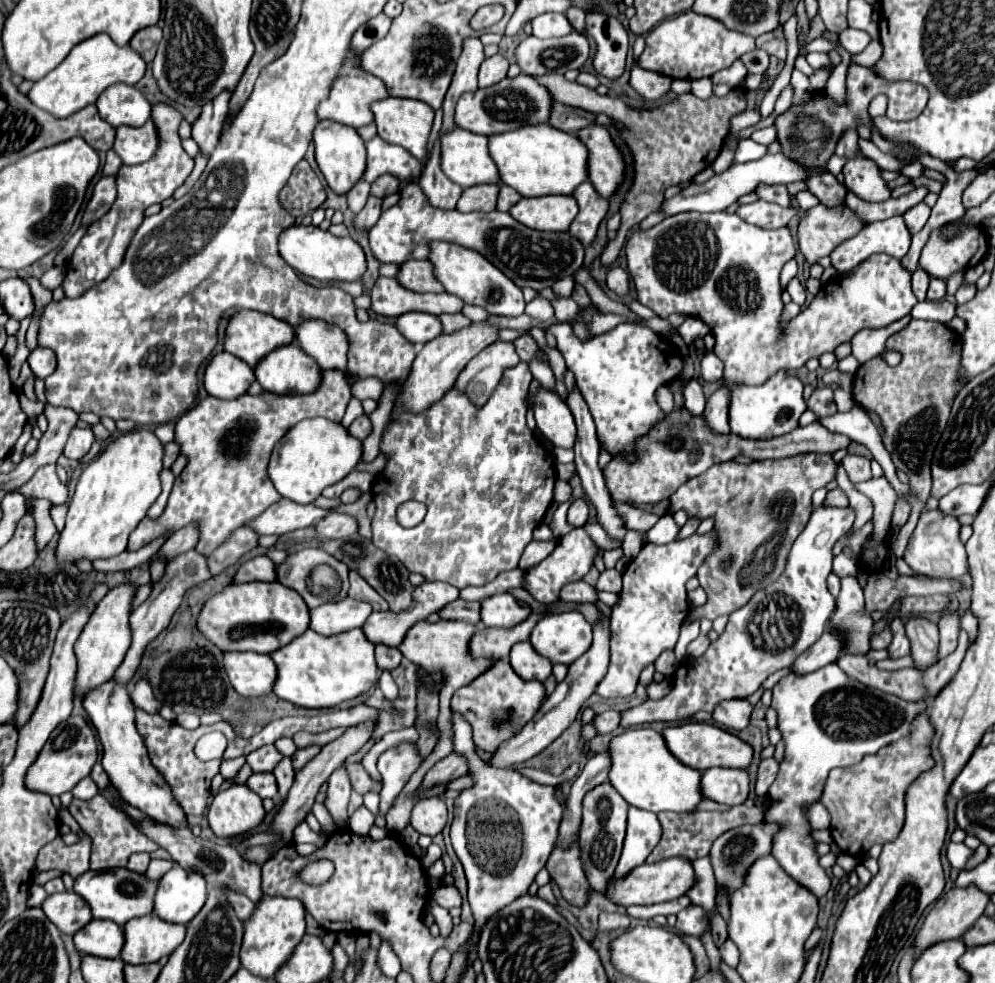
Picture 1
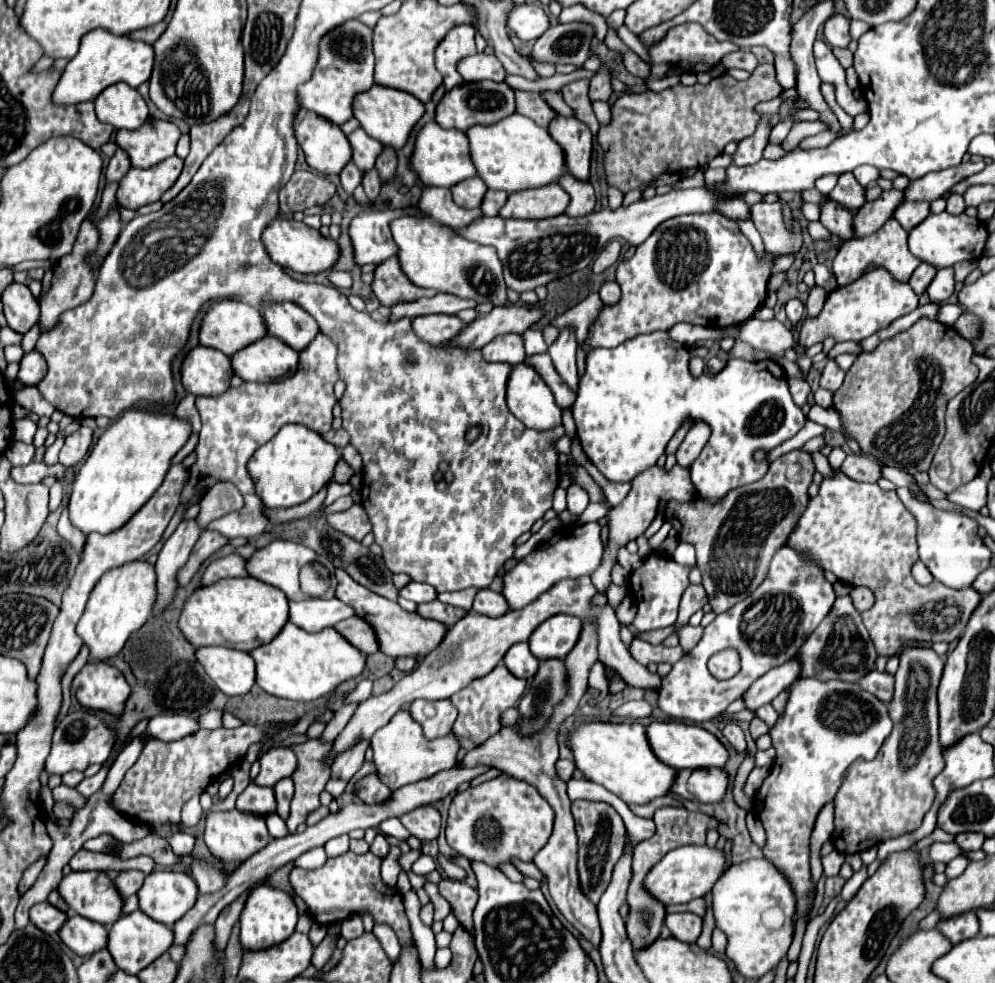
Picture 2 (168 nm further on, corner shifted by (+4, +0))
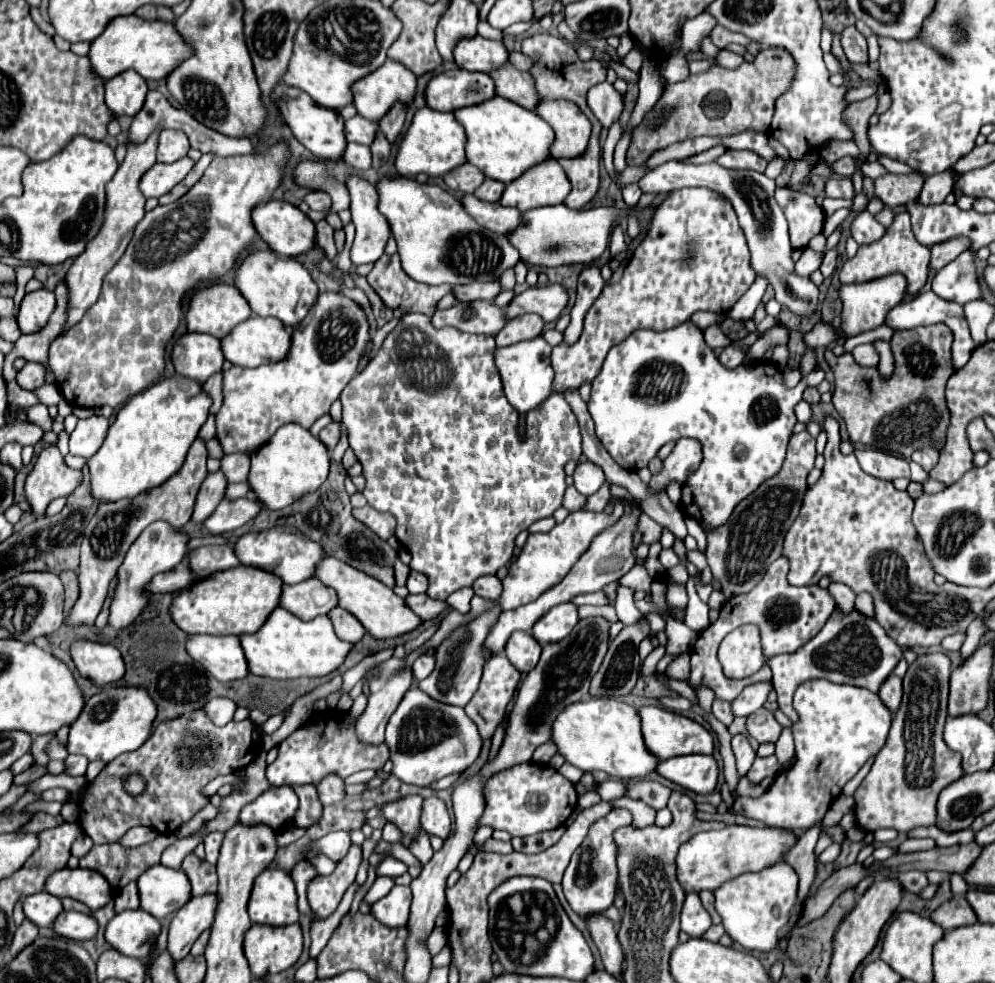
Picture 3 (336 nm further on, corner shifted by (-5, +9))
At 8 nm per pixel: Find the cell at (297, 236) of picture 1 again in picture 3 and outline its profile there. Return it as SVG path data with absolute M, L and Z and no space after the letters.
M270 199L264 203L258 203L252 209L252 225L256 229L256 233L268 243L268 247L278 253L278 255L286 255L286 257L296 257L300 253L306 253L314 247L314 223L292 203L282 201L282 199Z

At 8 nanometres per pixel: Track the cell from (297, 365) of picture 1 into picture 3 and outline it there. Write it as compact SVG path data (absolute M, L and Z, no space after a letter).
M250 317L236 325L226 337L220 339L224 359L230 361L232 365L240 367L258 367L264 363L274 363L286 357L288 347L290 347L290 333L282 325L282 321L274 317Z

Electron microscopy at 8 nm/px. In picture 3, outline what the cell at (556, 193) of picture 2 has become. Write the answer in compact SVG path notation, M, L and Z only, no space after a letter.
M548 159L522 173L522 177L510 181L500 197L500 203L504 207L530 211L536 207L560 205L568 193L570 181L562 173L562 167L556 159Z

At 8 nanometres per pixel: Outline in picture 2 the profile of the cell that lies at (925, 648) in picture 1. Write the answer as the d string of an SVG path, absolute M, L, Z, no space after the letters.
M911 644L905 646L899 654L899 670L895 672L895 696L891 700L891 714L893 714L893 732L883 742L875 760L865 762L857 760L849 766L841 788L833 800L835 804L835 832L831 842L837 852L841 854L859 854L871 846L887 838L897 838L905 832L913 832L921 826L923 816L927 814L929 806L933 804L935 790L933 778L943 770L943 750L939 744L937 732L937 686L943 672L943 660L935 654L931 646Z

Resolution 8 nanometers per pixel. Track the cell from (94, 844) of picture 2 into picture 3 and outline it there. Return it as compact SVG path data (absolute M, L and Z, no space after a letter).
M134 827L134 829L130 829L130 831L120 839L120 843L126 845L126 847L134 847L134 845L138 845L138 843L148 843L148 841L152 841L154 837L158 837L158 833L154 833L154 829Z

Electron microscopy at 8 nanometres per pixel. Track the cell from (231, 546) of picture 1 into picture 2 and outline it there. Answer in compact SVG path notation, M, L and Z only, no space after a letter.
M205 530L205 534L199 536L199 540L197 540L197 544L193 548L193 556L189 558L189 562L185 564L185 568L179 574L179 586L187 586L191 582L191 578L199 572L201 564L207 558L211 558L225 544L229 544L229 540L223 534L219 534L215 530Z

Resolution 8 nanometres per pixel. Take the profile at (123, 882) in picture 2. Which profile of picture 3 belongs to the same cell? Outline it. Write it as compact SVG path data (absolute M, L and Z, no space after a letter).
M136 883L126 885L126 889L122 889L122 893L114 899L114 911L126 911L126 909L138 909L140 901L138 901L138 889Z

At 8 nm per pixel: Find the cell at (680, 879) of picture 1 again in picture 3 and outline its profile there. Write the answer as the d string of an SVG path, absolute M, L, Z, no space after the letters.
M728 825L722 831L698 833L690 841L680 847L676 865L678 865L678 881L686 889L686 893L700 893L704 889L714 891L722 883L730 881L748 871L762 871L764 867L772 867L798 843L798 837L784 829L774 827L750 827L750 825Z

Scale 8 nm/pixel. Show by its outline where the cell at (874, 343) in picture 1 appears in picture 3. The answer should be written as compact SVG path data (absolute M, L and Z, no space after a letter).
M932 291L918 293L916 299L906 299L904 303L896 305L894 309L890 309L890 313L886 317L886 323L890 327L894 327L894 329L912 329L912 327L918 327L918 325L932 325L932 323L944 323L946 327L950 327L950 331L954 335L954 341L952 341L952 365L954 365L954 369L960 369L962 367L960 359L968 359L968 355L974 349L974 341L970 337L970 329L968 329L964 311L954 303L942 301Z

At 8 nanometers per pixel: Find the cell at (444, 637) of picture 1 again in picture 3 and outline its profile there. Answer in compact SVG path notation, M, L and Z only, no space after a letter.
M324 557L316 565L316 577L326 587L332 587L336 591L338 607L350 611L364 625L364 629L376 639L404 635L404 633L416 629L422 623L422 619L416 617L410 609L406 609L406 603L402 601L402 597L394 595L390 587L386 587L378 579L374 579L374 577L346 565L344 561L338 561L334 557Z

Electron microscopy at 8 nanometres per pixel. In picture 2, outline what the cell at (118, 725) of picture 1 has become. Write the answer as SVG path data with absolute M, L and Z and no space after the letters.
M101 662L99 666L85 664L81 672L73 678L73 690L81 706L107 712L111 716L121 716L125 702L129 698L129 684L121 678L113 666Z

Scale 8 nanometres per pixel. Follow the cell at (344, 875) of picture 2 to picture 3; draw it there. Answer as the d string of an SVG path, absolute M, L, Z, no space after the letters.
M352 845L348 855L336 865L336 871L332 875L328 877L318 875L308 885L308 903L316 921L326 919L336 911L338 903L342 901L342 895L354 883L360 863L362 863L362 849Z

